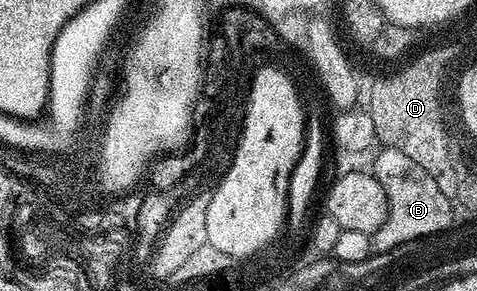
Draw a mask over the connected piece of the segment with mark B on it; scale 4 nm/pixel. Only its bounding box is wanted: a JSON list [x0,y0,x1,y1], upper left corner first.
[372,147,454,253]

